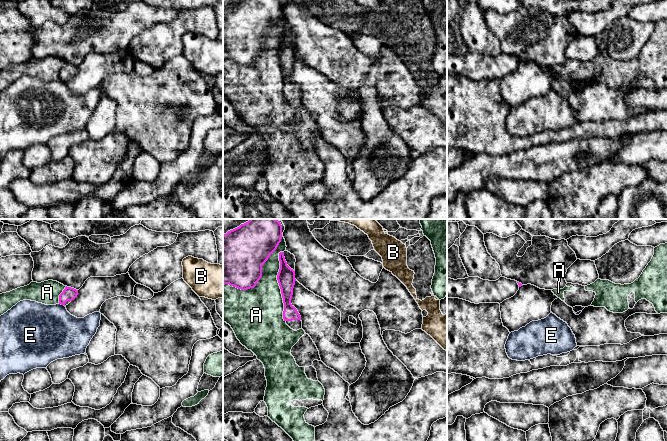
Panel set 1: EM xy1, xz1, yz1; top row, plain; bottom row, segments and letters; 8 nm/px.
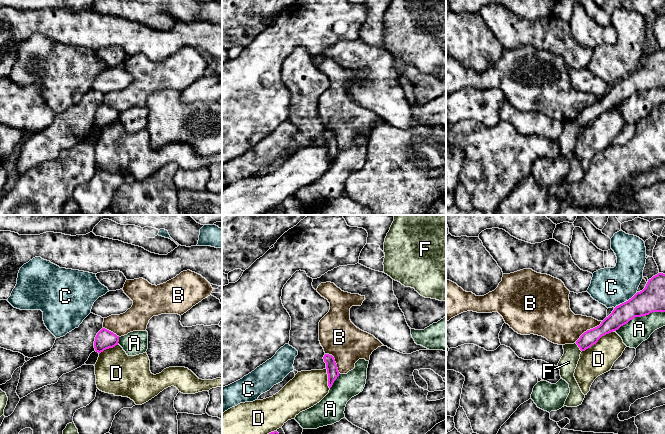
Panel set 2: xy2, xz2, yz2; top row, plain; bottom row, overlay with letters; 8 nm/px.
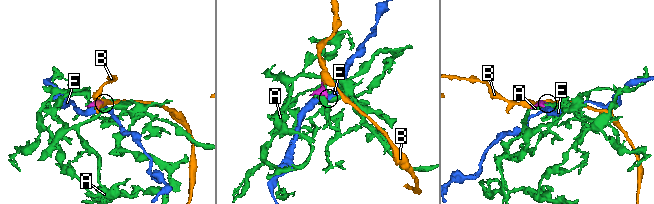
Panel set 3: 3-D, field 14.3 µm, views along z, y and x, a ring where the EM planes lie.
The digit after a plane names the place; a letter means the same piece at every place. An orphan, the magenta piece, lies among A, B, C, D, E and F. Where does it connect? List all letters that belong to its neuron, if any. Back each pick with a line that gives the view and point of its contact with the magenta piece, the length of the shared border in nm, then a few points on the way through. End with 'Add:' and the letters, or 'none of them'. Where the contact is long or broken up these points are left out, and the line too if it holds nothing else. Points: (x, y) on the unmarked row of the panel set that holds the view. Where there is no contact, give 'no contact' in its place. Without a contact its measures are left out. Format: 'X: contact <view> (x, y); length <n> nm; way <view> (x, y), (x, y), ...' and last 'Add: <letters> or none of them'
Add: none of them

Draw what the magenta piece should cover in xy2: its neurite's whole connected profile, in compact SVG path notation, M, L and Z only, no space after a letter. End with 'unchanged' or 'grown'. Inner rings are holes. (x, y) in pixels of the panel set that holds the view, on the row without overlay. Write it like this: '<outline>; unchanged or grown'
M102 104L95 113L94 124L95 127L100 130L106 125L115 123L118 121L118 118L119 112L105 104Z; unchanged

